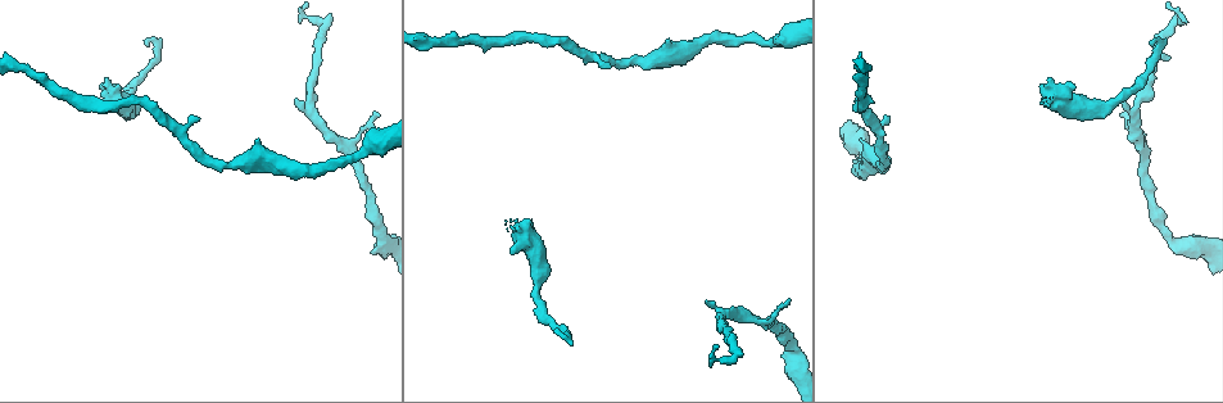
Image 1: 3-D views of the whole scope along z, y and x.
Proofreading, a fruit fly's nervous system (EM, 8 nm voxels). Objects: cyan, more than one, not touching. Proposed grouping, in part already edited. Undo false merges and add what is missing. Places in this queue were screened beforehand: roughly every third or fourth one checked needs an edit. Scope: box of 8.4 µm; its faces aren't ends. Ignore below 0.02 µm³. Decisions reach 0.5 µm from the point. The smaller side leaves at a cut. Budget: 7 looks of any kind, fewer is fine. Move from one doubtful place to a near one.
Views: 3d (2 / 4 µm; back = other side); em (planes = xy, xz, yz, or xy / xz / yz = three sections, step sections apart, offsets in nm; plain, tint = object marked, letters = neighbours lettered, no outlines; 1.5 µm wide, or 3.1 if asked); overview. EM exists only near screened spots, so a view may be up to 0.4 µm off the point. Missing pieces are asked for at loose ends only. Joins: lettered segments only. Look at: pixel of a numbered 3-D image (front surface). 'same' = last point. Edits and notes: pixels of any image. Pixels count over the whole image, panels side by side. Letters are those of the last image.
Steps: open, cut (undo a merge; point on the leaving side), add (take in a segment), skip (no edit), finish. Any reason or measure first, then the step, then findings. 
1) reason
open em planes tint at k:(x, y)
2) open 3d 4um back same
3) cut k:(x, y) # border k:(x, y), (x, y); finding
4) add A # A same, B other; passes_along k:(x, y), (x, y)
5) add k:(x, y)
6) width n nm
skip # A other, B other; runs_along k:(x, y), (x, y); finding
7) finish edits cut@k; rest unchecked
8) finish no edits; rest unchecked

tapers out
open 3d 2um at 1:(1121, 117)

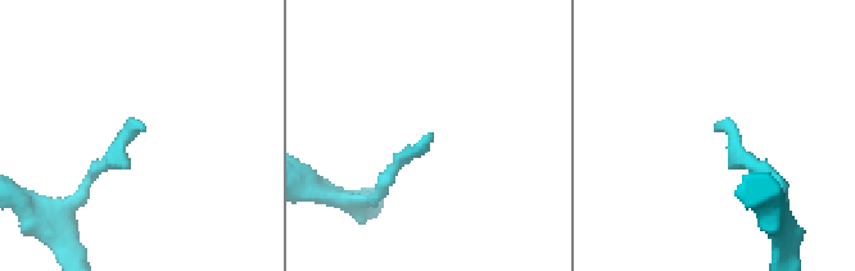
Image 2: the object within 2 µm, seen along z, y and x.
need the tissue
open em planes letters at 2:(141, 128)

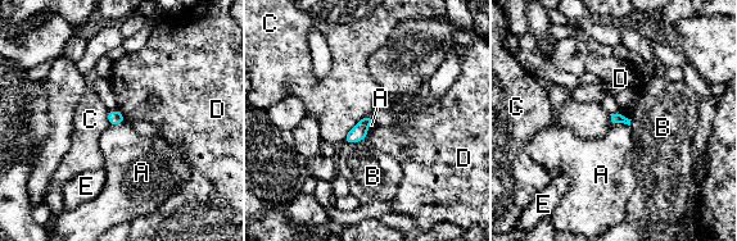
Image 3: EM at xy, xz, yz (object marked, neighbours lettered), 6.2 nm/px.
skip # A other, B other, C other, D other, E other; border 3:(629, 124), (614, 123), (611, 126); none of them fits

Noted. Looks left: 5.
branch stops here
open em planes letters at 1:(886, 117)

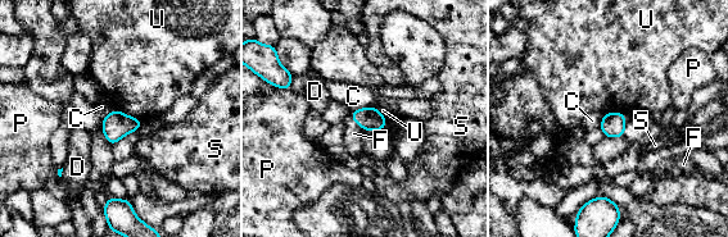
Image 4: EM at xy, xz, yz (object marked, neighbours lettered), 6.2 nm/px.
longest_contact U 190 nm
skip # C other, D other, F other, P other, S other, U other; border 4:(114, 109), (141, 122); none of them fits

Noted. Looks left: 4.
tapers out
open 3d 4um at 1:(553, 330)

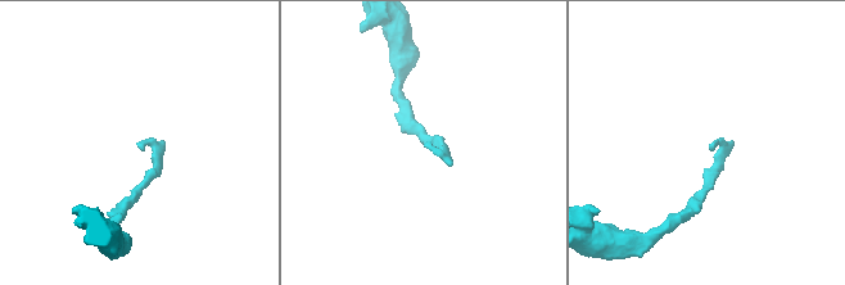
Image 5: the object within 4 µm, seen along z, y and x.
open em xz step 4 tint at 5:(427, 142)

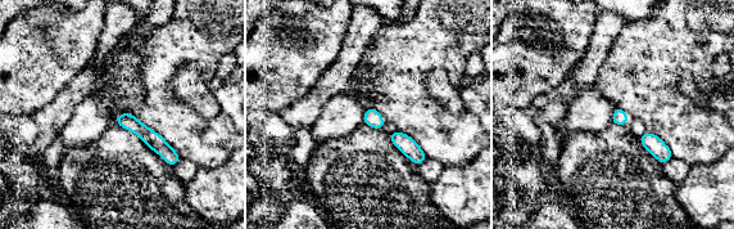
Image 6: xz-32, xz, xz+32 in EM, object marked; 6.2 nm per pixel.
open em planes letters same

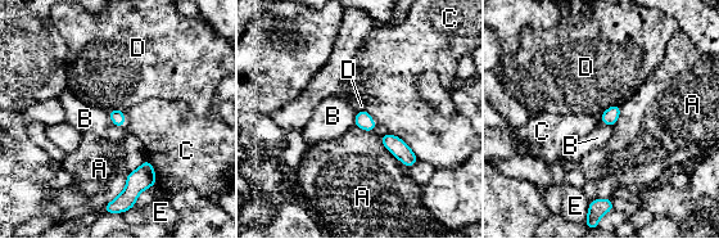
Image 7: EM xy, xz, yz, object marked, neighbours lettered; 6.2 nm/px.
skip # A other, B other, C other, D other, E other; border 7:(107, 112), (116, 125), (123, 127); no lettered segment goes on from it

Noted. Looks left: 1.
finish no edits; rest unchecked

